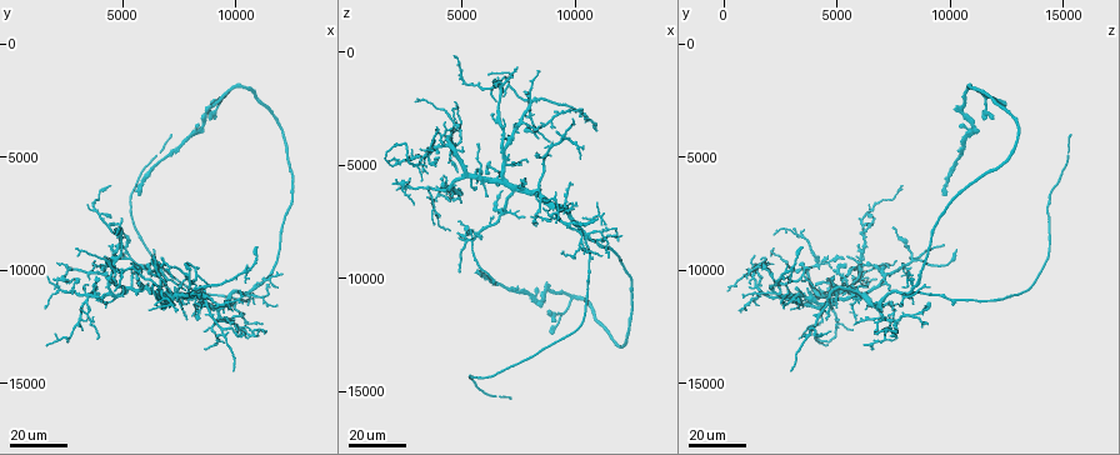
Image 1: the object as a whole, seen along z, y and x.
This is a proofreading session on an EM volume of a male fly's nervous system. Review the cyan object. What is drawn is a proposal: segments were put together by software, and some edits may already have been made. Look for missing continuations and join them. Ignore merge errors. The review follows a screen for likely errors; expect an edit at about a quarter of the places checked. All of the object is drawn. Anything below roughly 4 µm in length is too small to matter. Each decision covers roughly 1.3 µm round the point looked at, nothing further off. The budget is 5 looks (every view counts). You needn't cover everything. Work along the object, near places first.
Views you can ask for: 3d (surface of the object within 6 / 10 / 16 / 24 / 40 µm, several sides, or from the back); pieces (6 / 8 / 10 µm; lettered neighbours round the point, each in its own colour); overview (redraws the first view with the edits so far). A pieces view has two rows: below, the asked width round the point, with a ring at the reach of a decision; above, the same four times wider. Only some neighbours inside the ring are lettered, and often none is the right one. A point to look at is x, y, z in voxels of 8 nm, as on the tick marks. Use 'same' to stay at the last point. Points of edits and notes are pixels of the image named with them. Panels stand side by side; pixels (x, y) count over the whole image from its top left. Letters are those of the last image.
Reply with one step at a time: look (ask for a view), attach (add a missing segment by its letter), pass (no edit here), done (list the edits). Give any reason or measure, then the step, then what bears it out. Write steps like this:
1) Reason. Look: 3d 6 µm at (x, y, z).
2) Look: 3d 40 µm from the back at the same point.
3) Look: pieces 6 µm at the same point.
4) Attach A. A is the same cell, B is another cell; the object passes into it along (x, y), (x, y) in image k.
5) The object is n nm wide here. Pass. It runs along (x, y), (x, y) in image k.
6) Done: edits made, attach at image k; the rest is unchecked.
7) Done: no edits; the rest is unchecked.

An open end. Look: 3d 16 µm at (12000, 10100, 8200).

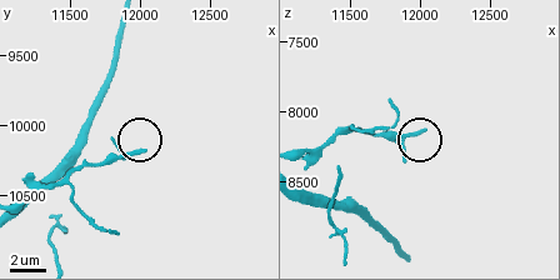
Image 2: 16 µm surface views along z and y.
Look: 3d 10 µm at (12020, 10180, 8120).

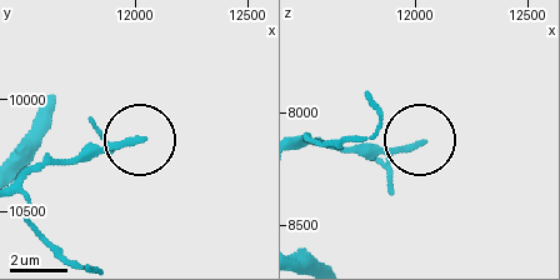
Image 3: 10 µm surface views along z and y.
Look: pieces 6 µm at (12020, 10190, 8140).

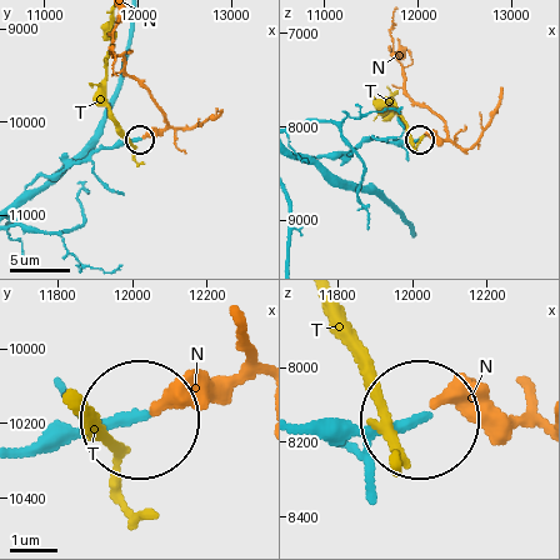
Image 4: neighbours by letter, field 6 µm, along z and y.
The object is 220 nm wide here. Pass. N and T are other cells; no lettered segment goes on from it.

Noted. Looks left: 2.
Tapers out. Look: 3d 24 µm at (10900, 12800, 7500).

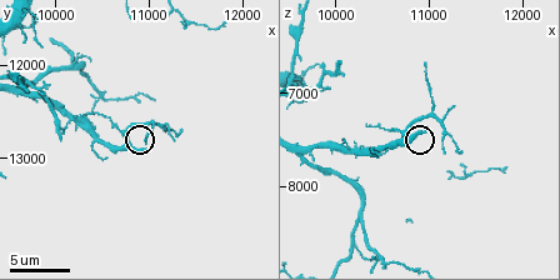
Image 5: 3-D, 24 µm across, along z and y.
What lies round it. Look: pieces 8 µm at (10950, 12950, 7350).

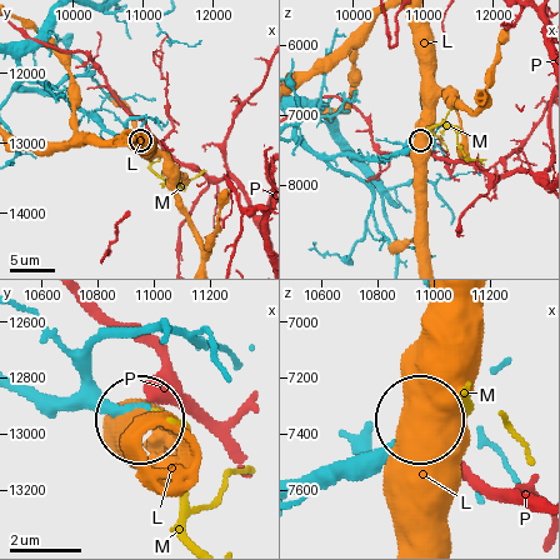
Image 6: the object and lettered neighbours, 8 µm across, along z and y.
Attach M. M is the same cell, L and P are other cells; the object passes into it along (399, 150), (440, 124), (454, 130), (465, 155), (484, 160) in image 6; the neuron continues.

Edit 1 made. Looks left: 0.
Done: edits made, attach at image 6; the rest is unchecked.

